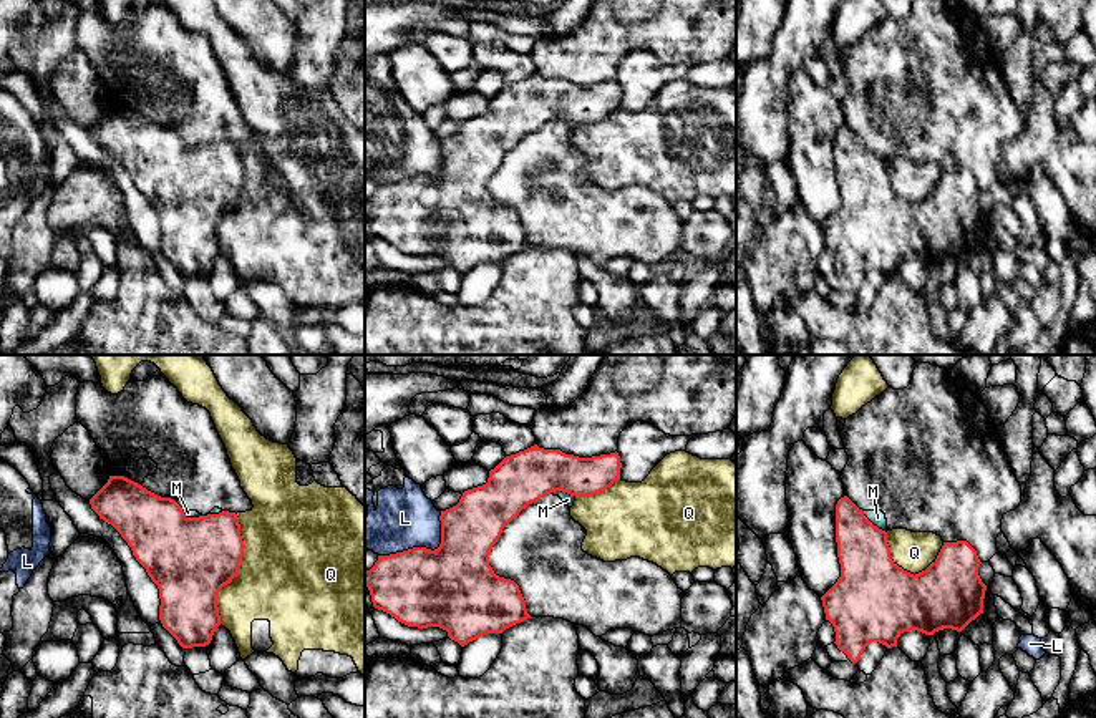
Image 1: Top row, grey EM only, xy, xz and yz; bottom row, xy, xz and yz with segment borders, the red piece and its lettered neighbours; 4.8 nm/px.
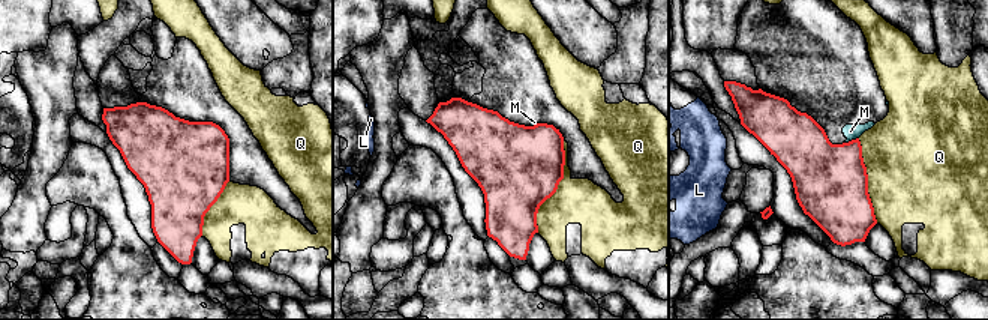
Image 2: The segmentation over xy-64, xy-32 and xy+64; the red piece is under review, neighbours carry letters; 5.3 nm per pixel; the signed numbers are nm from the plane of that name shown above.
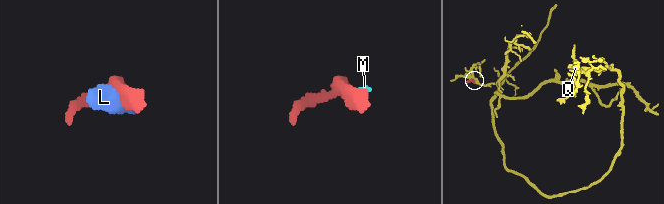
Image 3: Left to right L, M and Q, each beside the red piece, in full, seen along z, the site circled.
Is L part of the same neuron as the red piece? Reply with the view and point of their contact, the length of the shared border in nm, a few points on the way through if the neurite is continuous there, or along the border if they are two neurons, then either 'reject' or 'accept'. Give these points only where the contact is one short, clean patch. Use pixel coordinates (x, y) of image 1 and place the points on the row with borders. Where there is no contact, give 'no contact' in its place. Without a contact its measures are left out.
meets red in xz at (425, 548); contact 380 nm long; reject

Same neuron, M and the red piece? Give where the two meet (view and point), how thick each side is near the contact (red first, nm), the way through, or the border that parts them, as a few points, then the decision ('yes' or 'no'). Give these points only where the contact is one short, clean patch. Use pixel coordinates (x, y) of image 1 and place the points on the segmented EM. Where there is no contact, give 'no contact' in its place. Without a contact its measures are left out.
contact yz (872, 524); calibres 280 and 80 nm; border yz (863, 511), (886, 533); no

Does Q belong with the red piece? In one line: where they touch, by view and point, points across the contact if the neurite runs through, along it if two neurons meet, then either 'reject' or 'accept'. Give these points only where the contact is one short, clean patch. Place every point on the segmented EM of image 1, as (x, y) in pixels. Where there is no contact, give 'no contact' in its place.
meets red in xy at (237, 571); reject

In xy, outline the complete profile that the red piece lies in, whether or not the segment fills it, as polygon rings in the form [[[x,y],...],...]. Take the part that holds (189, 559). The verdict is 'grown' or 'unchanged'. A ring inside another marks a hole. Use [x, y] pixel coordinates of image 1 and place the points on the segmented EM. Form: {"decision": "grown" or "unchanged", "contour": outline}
{"decision": "unchanged", "contour": [[[109,476],[90,499],[91,509],[128,542],[136,560],[159,589],[159,620],[182,648],[206,647],[221,625],[219,590],[239,575],[244,541],[235,512],[222,511],[187,517],[171,497],[161,497],[141,484]]]}

